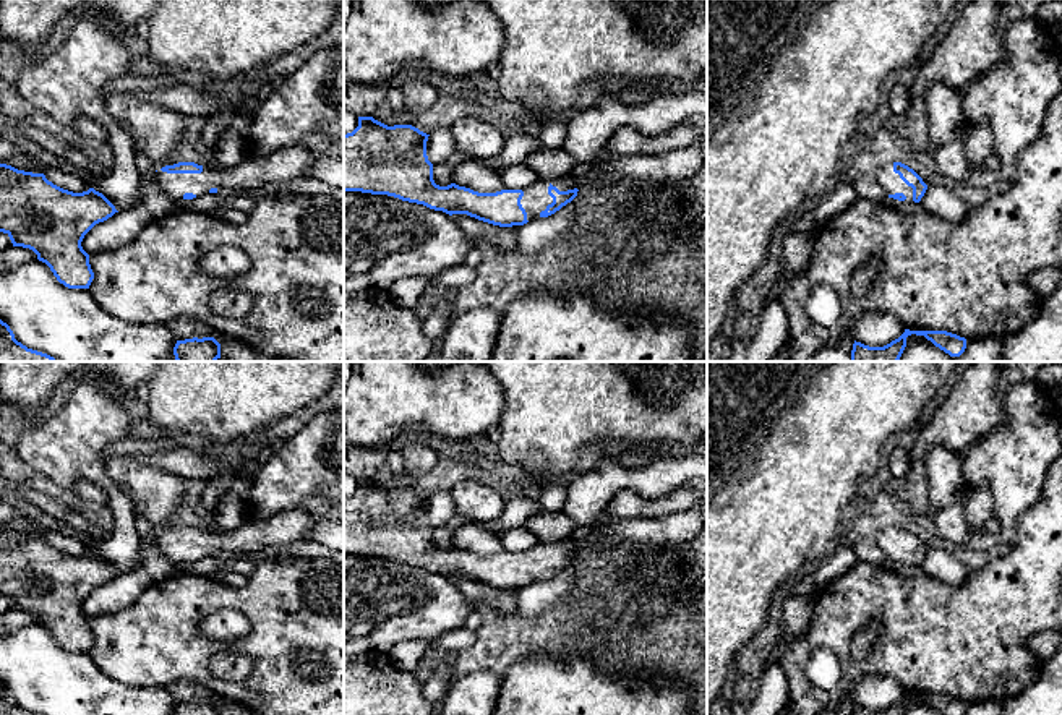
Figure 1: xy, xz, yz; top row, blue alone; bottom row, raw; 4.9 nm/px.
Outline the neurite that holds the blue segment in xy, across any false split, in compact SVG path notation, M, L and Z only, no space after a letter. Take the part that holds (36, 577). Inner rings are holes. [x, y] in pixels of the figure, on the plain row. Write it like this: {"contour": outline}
{"contour": "M0 527L0 595L10 600L13 610L32 613L68 652L89 652L94 636L81 605L96 587L115 576L115 569L94 551L73 556L54 548L44 537Z"}

